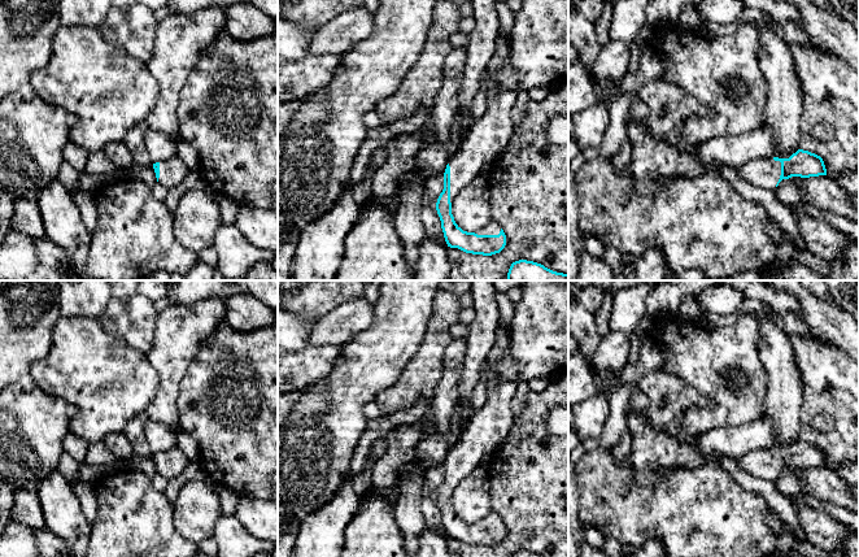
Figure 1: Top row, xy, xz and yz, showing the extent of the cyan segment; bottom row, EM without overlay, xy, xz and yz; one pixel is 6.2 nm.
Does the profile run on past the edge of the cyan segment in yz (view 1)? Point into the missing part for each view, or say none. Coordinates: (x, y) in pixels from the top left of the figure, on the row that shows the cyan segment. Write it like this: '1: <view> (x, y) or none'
1: yz (764, 173)

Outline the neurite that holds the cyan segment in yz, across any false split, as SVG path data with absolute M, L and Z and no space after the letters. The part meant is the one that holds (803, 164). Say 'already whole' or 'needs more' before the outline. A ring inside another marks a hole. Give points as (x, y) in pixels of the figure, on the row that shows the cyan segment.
needs more; M798 149L789 158L758 158L736 169L738 177L753 186L775 190L782 179L827 175L820 156Z

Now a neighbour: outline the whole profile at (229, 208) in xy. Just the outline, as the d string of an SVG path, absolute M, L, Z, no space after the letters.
M219 196L217 201L221 209L222 223L235 225L236 214L240 205L227 196Z

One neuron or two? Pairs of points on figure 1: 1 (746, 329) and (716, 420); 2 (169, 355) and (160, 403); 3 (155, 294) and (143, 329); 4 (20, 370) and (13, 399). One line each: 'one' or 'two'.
1: one
2: one
3: two
4: two

